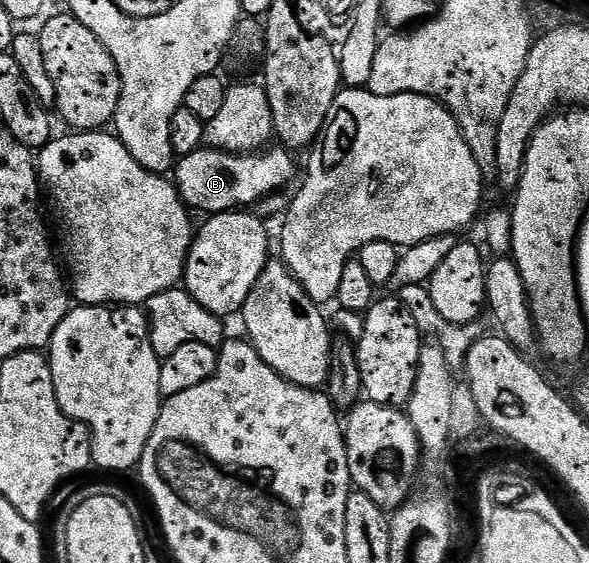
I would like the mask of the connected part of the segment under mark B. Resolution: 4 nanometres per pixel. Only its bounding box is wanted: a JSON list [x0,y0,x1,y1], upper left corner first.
[174,147,294,215]

